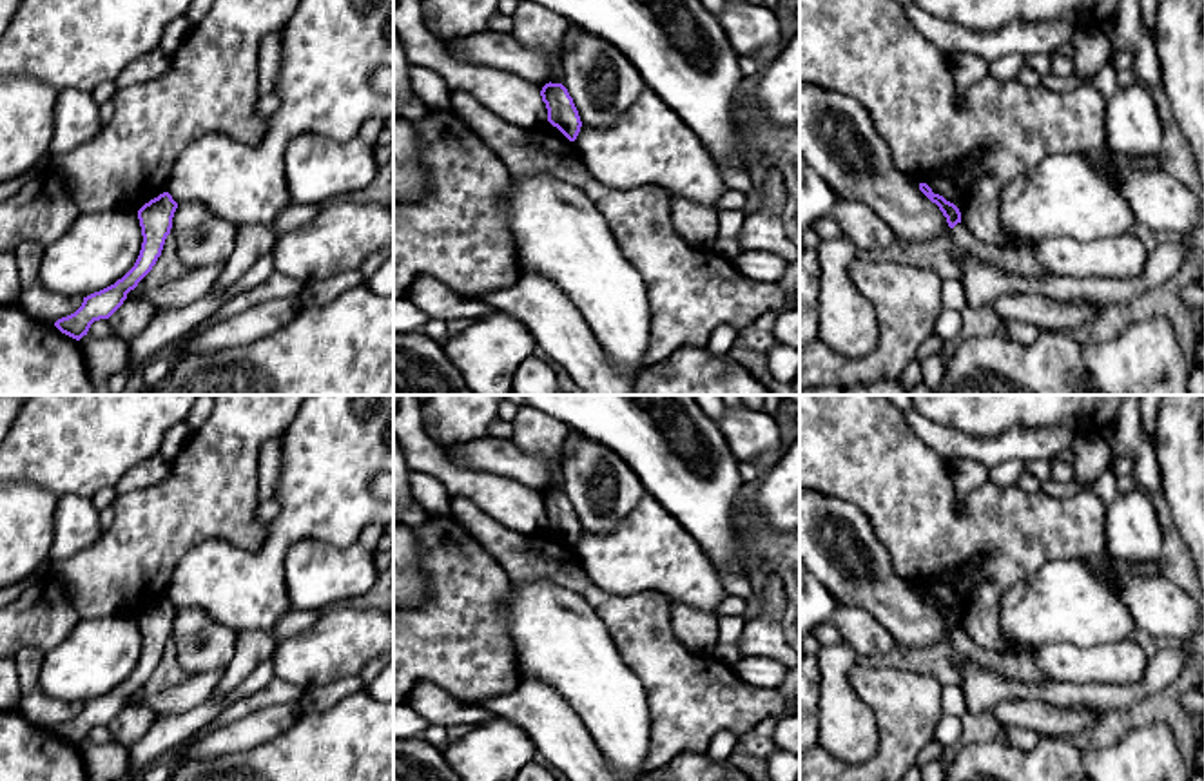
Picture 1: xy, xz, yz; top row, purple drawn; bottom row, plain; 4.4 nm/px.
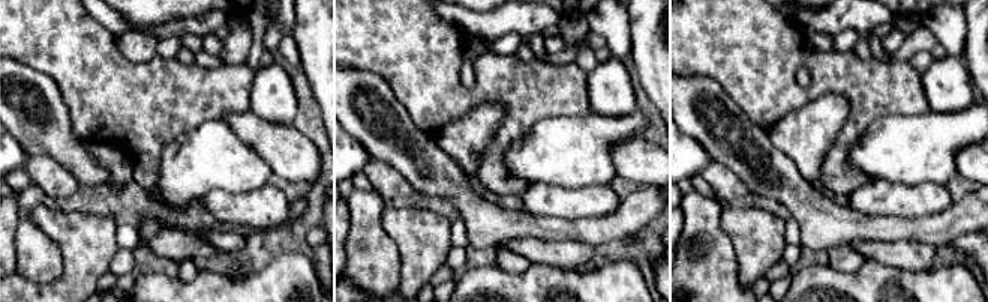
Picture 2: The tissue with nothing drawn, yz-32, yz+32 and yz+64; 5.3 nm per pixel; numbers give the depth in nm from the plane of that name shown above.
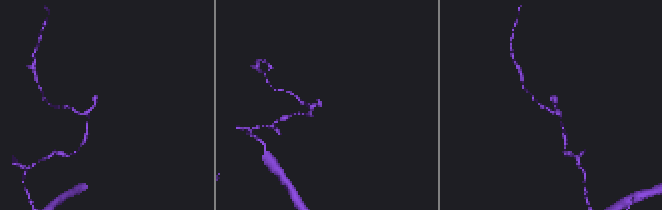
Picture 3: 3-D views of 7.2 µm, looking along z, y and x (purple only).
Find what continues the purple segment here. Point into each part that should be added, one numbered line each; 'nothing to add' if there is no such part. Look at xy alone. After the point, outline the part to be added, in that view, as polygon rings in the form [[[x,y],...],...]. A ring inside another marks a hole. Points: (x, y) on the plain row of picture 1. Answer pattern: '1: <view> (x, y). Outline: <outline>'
nothing to add

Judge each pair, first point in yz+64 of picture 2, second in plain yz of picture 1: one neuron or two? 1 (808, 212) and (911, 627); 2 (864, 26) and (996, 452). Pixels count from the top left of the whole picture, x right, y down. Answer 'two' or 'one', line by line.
1: one
2: one

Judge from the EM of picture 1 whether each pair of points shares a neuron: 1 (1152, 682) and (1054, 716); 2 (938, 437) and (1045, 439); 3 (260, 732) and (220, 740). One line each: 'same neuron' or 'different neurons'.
1: different neurons
2: same neuron
3: same neuron

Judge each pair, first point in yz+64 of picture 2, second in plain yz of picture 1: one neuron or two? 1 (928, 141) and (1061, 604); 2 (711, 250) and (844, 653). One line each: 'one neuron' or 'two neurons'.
1: one neuron
2: one neuron

